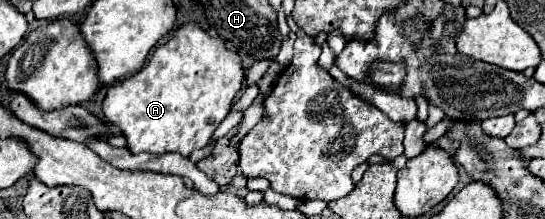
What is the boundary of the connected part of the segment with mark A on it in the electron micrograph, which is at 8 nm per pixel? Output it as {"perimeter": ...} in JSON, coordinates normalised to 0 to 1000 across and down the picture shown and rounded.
{"perimeter":[[[339,110],[325,137],[325,155],[299,210],[292,210],[273,283],[244,347],[215,374],[200,402],[189,457],[189,521],[196,557],[215,575],[233,639],[233,676],[244,703],[273,694],[273,703],[303,703],[303,694],[328,694],[347,712],[354,685],[380,667],[394,584],[424,502],[424,457],[442,402],[446,365],[446,301],[435,237],[413,219],[409,183],[387,174],[376,137],[361,110]]]}

